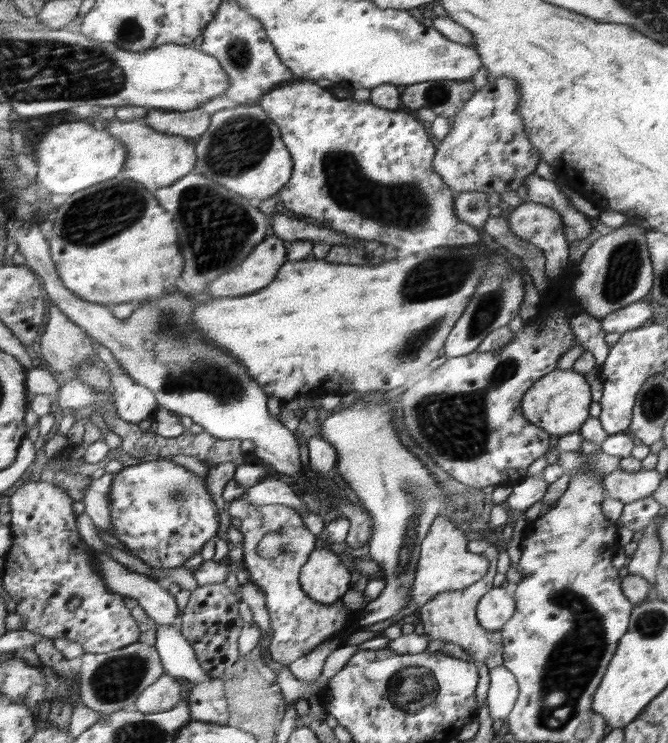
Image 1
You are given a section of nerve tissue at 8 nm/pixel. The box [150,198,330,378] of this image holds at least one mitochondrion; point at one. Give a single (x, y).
(169, 320)

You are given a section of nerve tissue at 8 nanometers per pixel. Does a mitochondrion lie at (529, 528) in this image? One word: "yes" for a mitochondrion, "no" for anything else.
no

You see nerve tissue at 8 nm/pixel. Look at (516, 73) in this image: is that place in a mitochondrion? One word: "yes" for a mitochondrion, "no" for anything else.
no

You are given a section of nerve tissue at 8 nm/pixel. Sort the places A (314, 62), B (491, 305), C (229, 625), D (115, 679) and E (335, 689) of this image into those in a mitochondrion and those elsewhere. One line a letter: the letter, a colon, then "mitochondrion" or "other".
A: other
B: mitochondrion
C: other
D: mitochondrion
E: other

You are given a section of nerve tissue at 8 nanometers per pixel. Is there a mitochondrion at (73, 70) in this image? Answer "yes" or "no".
yes

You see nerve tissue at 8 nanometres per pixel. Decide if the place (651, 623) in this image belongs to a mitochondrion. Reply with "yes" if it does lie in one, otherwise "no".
yes

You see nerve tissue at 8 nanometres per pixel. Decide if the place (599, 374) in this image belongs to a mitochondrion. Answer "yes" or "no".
no

